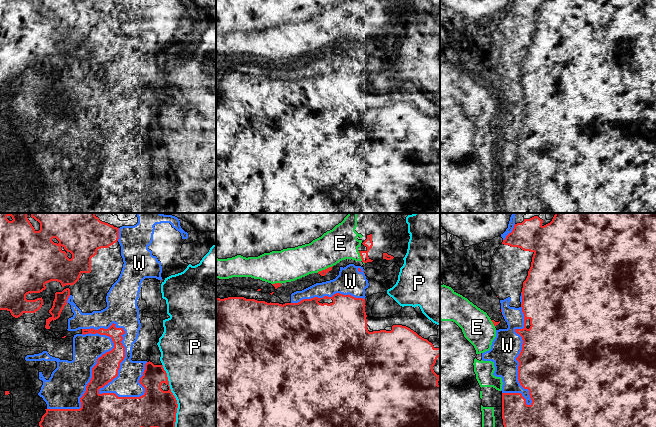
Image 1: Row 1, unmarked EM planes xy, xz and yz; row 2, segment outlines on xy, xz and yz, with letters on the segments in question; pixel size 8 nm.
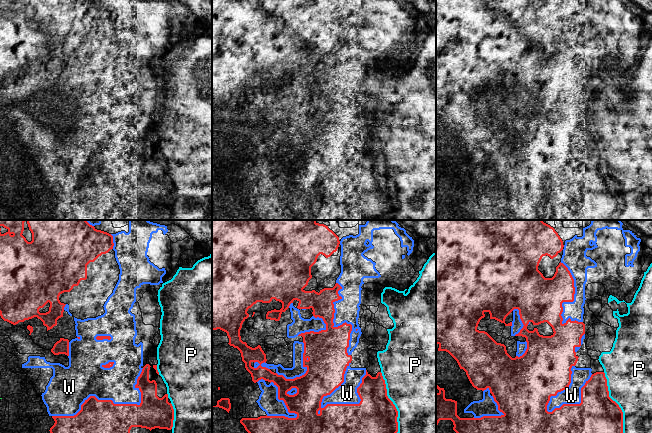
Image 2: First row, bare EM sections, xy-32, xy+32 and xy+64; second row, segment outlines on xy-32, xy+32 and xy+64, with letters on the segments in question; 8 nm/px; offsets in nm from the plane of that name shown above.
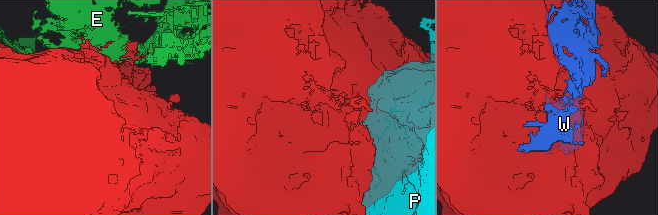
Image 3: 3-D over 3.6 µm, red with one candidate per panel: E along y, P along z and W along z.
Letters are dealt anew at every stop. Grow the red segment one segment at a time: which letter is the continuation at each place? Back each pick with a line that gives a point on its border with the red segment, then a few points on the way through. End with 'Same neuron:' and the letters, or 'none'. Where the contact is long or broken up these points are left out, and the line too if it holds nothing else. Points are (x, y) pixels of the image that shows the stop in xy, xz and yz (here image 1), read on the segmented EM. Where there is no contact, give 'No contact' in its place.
W: Touches red at xy (119, 364)
Same neuron: W

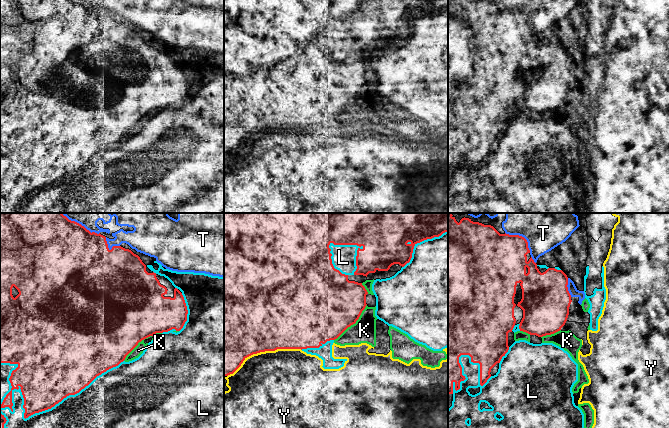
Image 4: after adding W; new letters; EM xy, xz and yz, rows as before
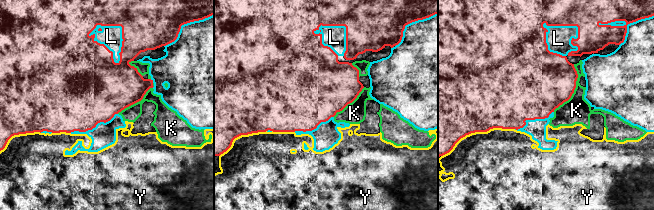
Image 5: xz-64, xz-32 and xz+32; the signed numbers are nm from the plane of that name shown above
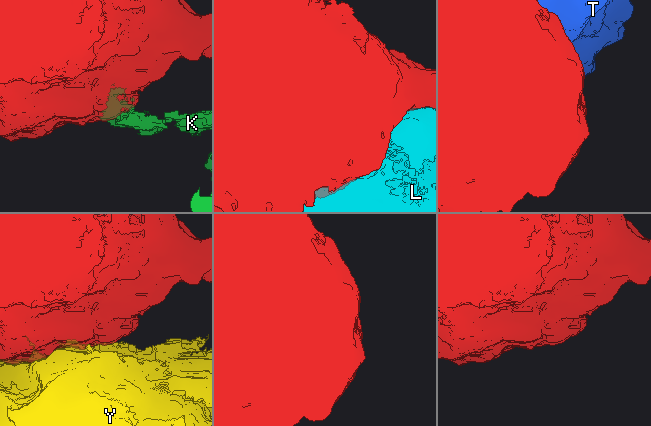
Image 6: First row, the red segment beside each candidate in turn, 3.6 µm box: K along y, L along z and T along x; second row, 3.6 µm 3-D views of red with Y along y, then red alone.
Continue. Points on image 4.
Same neuron: none

